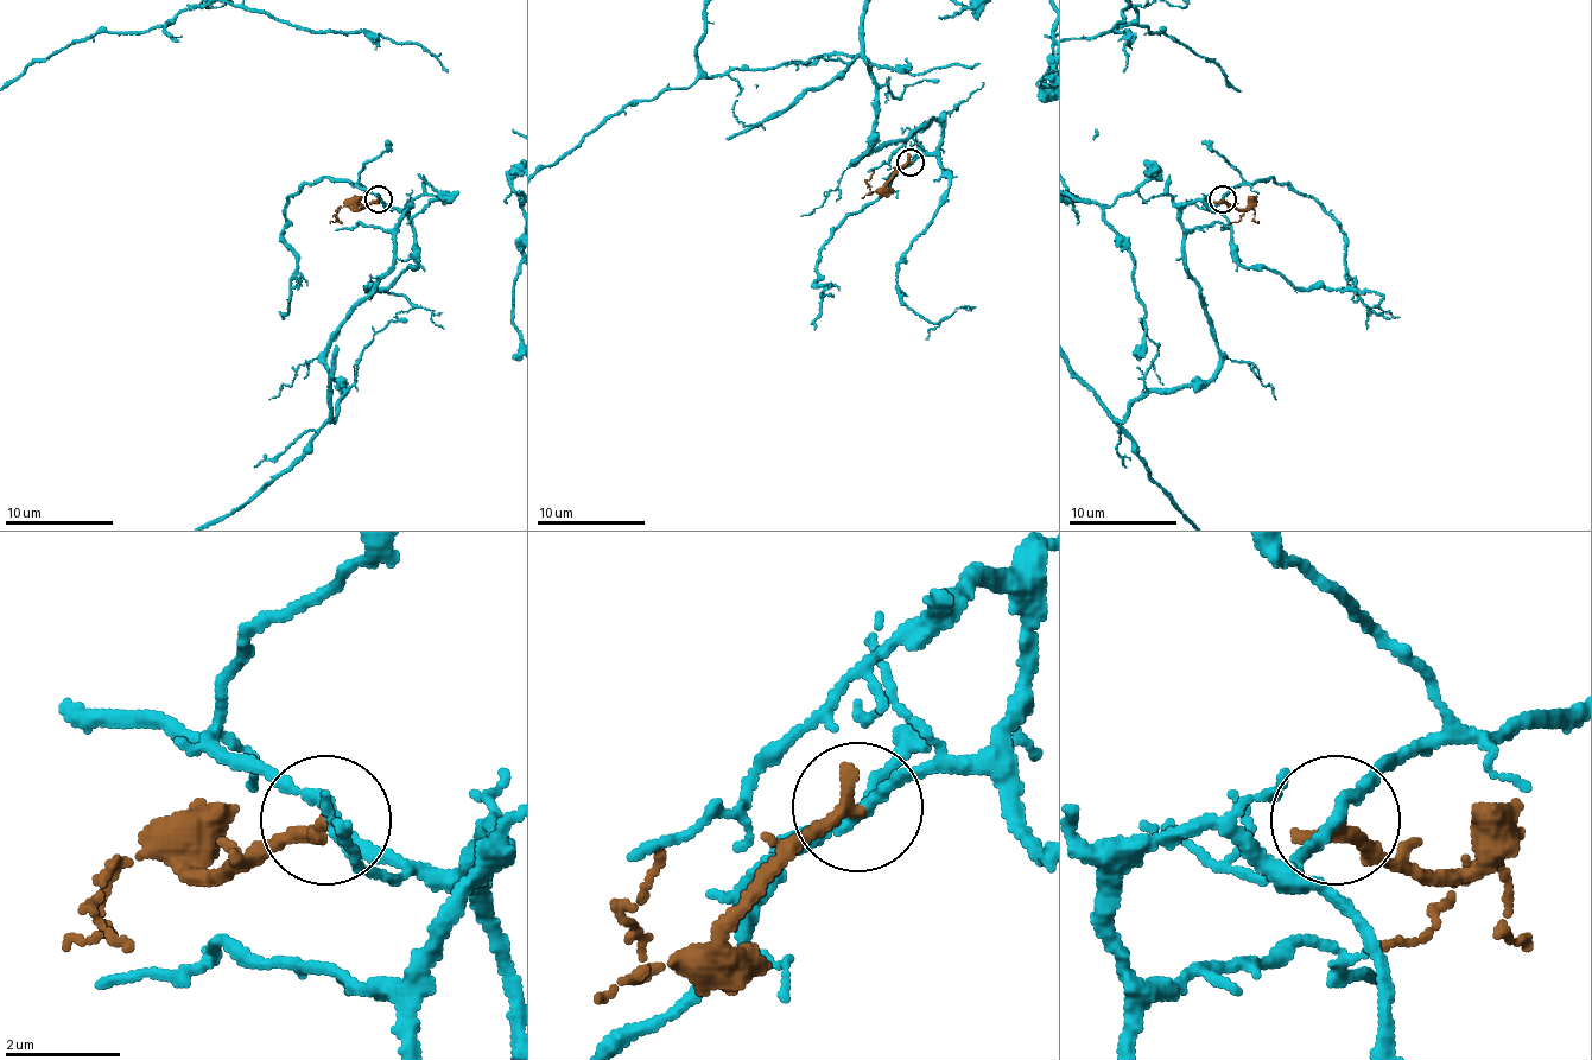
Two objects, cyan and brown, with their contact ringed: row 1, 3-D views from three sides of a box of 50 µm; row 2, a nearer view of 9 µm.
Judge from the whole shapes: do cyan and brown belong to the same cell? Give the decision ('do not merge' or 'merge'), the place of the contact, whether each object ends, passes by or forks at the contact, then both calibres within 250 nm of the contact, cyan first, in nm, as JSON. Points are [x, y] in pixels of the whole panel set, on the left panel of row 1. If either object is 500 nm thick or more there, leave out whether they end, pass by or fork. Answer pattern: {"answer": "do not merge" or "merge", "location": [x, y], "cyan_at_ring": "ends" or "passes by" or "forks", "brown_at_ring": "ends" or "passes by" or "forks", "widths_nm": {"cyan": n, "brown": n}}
{"answer": "do not merge", "location": [379, 200], "cyan_at_ring": "passes by", "brown_at_ring": "ends", "widths_nm": {"cyan": 200, "brown": 280}}

